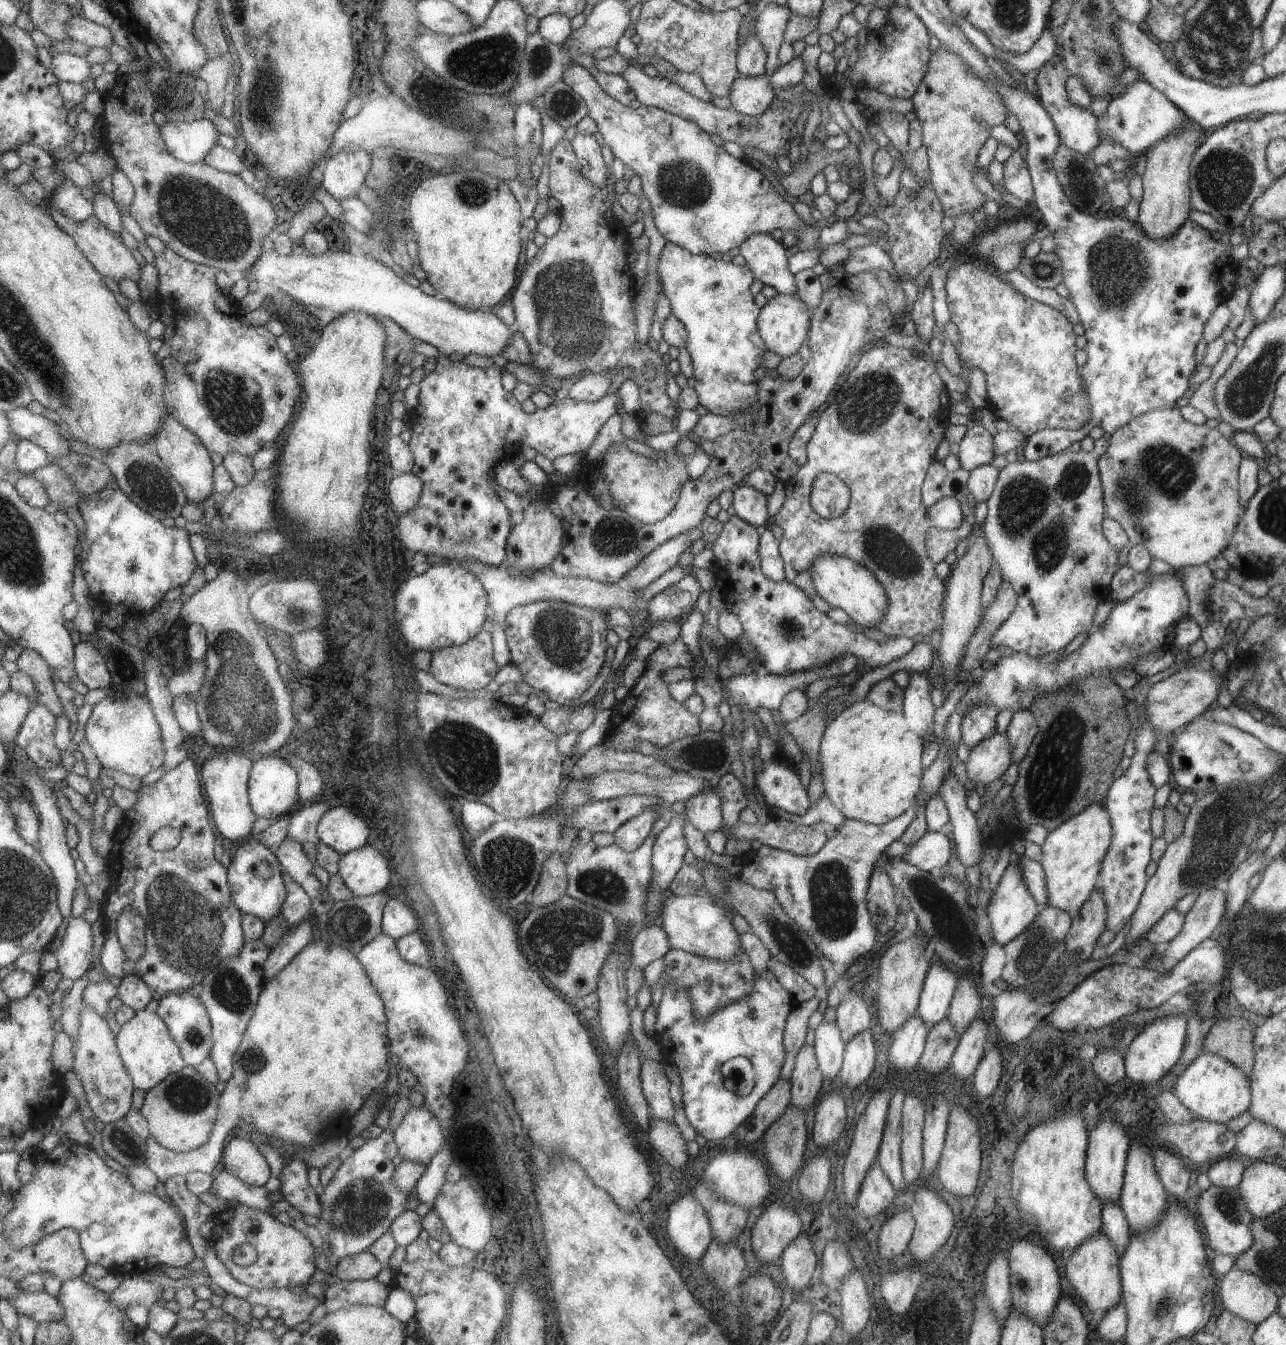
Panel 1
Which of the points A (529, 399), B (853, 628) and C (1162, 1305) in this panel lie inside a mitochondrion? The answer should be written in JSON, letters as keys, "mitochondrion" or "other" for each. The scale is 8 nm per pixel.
{"A":"other","B":"other","C":"mitochondrion"}

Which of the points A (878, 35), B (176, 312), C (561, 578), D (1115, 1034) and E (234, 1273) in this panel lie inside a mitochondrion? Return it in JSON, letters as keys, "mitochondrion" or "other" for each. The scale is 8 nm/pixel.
{"A":"other","B":"other","C":"other","D":"mitochondrion","E":"other"}

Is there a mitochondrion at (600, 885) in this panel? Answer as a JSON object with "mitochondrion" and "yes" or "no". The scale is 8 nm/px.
{"mitochondrion":"yes"}

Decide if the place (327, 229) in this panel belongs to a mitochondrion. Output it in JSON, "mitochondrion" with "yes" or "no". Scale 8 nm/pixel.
{"mitochondrion":"no"}

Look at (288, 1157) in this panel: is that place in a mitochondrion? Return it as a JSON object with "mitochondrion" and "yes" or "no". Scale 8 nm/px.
{"mitochondrion":"no"}

